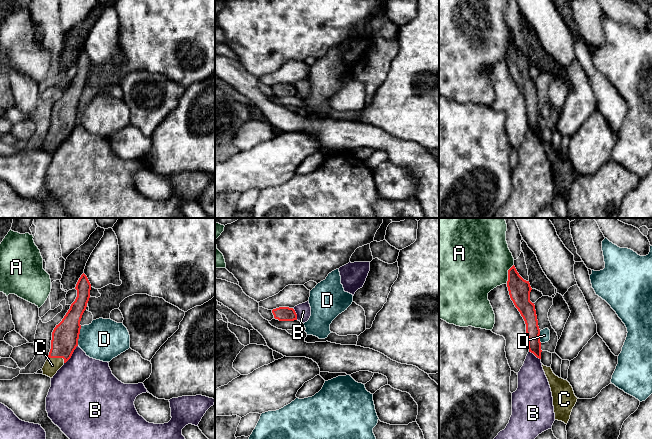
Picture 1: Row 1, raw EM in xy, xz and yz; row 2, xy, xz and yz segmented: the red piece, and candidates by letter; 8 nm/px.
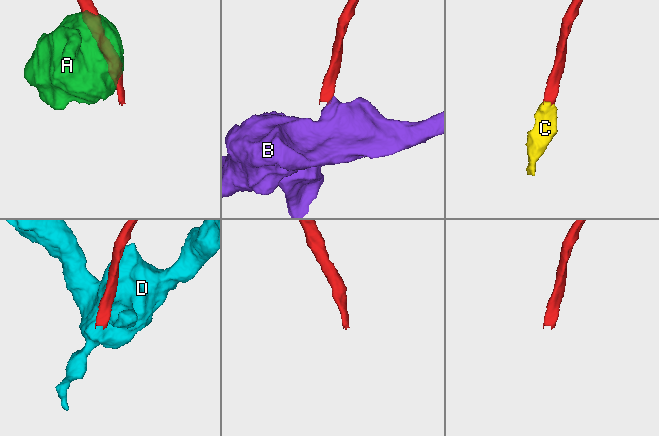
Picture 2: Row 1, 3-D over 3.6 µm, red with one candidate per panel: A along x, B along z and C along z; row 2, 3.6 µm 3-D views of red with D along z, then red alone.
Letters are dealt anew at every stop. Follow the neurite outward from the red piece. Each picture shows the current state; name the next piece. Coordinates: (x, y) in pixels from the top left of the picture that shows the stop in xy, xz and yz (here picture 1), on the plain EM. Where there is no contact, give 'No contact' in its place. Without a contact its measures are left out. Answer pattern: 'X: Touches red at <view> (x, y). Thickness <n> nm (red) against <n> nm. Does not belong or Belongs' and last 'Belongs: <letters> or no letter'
A: Touches red at yz (508, 50). Thickness 180 nm (red) against 480 nm. Does not belong
B: Touches red at xy (72, 129). Thickness 220 nm (red) against 420 nm. Does not belong
C: Touches red at xy (57, 133). Thickness 220 nm (red) against 120 nm. Belongs
D: Touches red at xy (78, 112). Thickness 220 nm (red) against 340 nm. Does not belong
Belongs: C

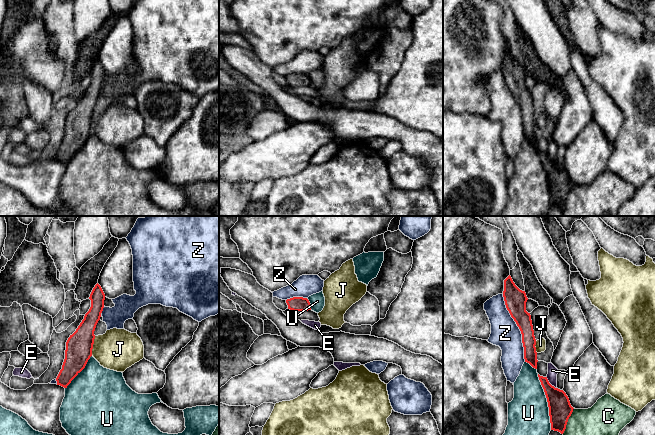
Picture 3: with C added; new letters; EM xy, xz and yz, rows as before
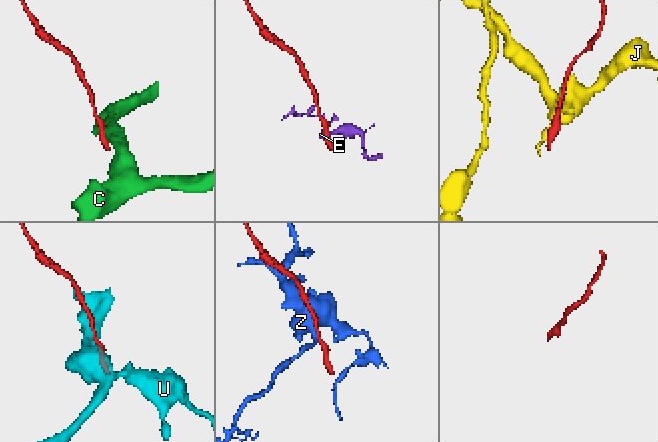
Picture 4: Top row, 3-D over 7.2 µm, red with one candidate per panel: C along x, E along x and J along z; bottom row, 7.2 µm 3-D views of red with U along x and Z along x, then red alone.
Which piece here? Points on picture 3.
C: Touches red at yz (567, 197). Thickness 190 nm (red) against 440 nm. Does not belong
E: Touches red at yz (549, 159). Thickness 190 nm (red) against 80 nm. Does not belong
J: Touches red at xy (92, 122). Thickness 220 nm (red) against 340 nm. Does not belong
U: Touches red at yz (547, 177). Thickness 190 nm (red) against 340 nm. Does not belong
Z: Touches red at yz (519, 104). Thickness 180 nm (red) against 240 nm. Does not belong
Belongs: no letter

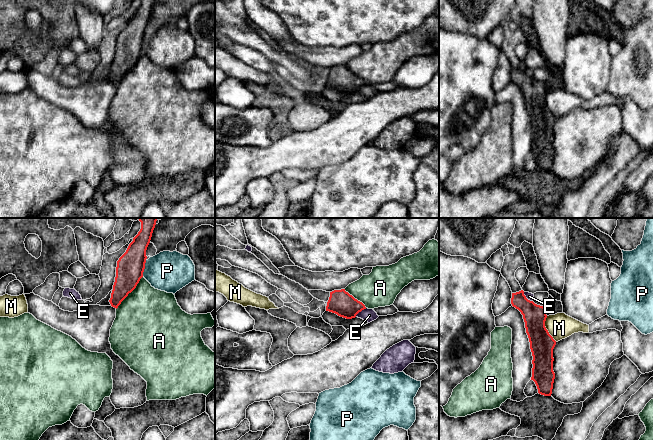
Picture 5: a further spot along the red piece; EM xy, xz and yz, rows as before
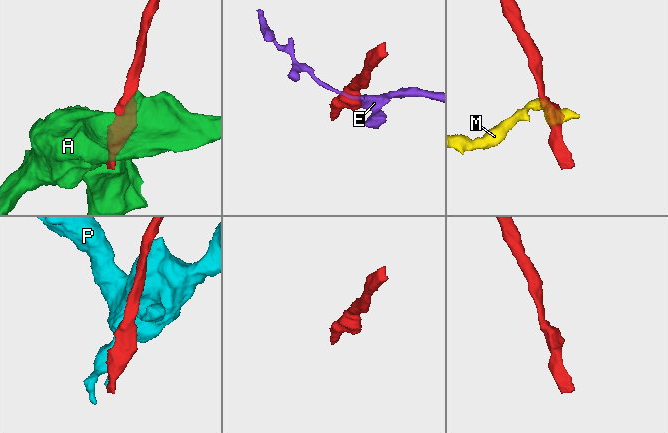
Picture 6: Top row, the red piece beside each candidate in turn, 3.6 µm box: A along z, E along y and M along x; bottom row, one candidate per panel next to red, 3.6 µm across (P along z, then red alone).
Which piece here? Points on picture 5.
A: Touches red at xy (129, 68). Thickness 220 nm (red) against 480 nm. Does not belong
E: Touches red at xz (360, 87). Thickness 200 nm (red) against 110 nm. Does not belong
M: Touches red at yz (546, 105). Thickness 190 nm (red) against 200 nm. Does not belong
P: Touches red at xy (144, 44). Thickness 220 nm (red) against 320 nm. Does not belong
Belongs: no letter

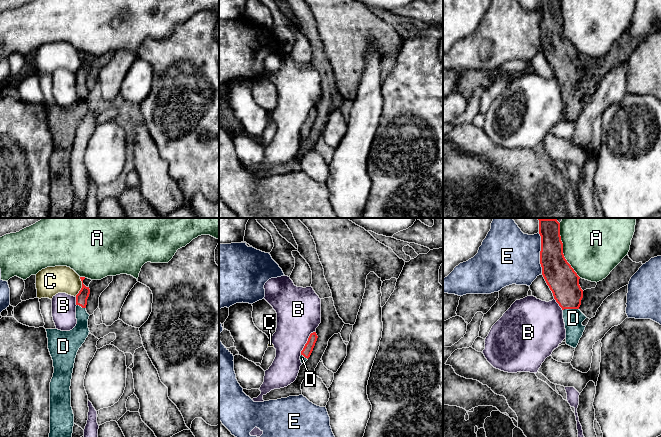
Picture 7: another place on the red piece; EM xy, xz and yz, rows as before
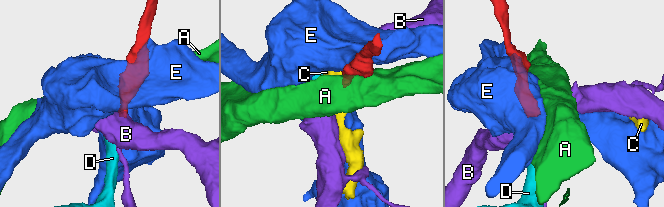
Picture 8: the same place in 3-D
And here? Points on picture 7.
A: Touches red at yz (562, 27). Thickness 240 nm (red) against 440 nm. Does not belong
B: Touches red at xz (307, 118). Thickness 80 nm (red) against 360 nm. Does not belong
C: Touches red at xy (82, 63). Thickness 100 nm (red) against 220 nm. Does not belong
D: Touches red at yz (570, 84). Thickness 240 nm (red) against 160 nm. Belongs
E: Touches red at yz (540, 29). Thickness 240 nm (red) against 440 nm. Does not belong
Belongs: D

